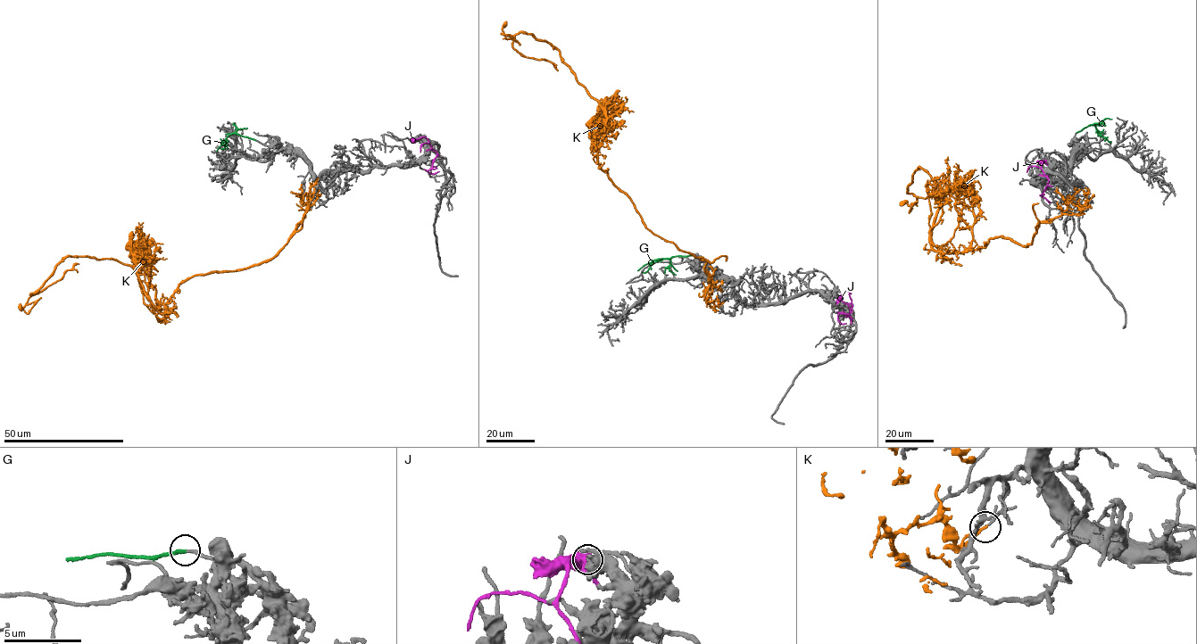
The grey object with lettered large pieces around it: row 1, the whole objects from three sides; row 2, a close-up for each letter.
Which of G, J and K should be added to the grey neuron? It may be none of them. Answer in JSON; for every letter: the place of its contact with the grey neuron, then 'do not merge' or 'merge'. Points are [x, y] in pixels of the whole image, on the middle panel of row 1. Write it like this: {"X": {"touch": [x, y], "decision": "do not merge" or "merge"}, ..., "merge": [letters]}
{"G": {"touch": [691, 255], "decision": "merge"}, "J": {"touch": [838, 301], "decision": "do not merge"}, "K": {"touch": [724, 301], "decision": "do not merge"}, "merge": ["G"]}

